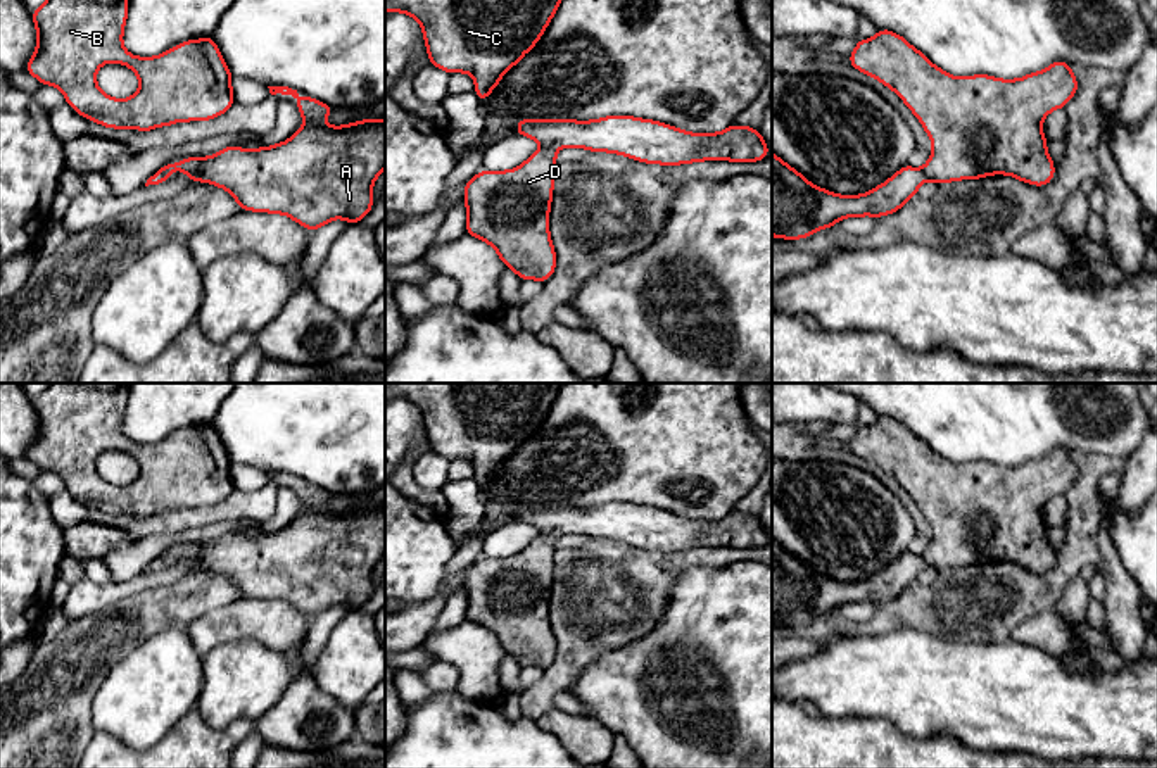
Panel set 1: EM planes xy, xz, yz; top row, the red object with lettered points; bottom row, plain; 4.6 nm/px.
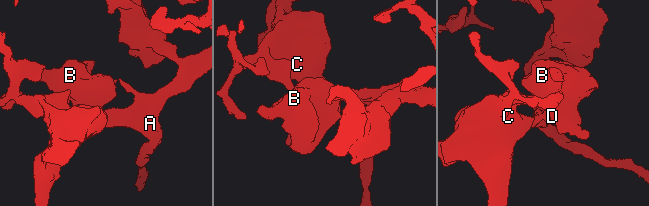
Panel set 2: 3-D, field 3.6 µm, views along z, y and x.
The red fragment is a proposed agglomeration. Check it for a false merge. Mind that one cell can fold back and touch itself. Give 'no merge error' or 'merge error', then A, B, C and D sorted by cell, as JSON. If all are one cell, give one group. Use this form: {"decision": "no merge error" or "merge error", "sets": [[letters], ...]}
{"decision": "no merge error", "sets": [["A", "B", "C", "D"]]}

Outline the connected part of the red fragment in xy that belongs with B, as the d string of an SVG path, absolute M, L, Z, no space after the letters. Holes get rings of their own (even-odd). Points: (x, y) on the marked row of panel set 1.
M47 0L31 12L38 43L24 71L41 85L57 86L79 116L112 129L152 131L178 121L207 121L235 104L233 76L212 36L183 41L157 57L135 57L123 47L128 9L128 0ZM105 62L117 62L136 72L140 88L133 97L117 100L97 86L95 74Z

